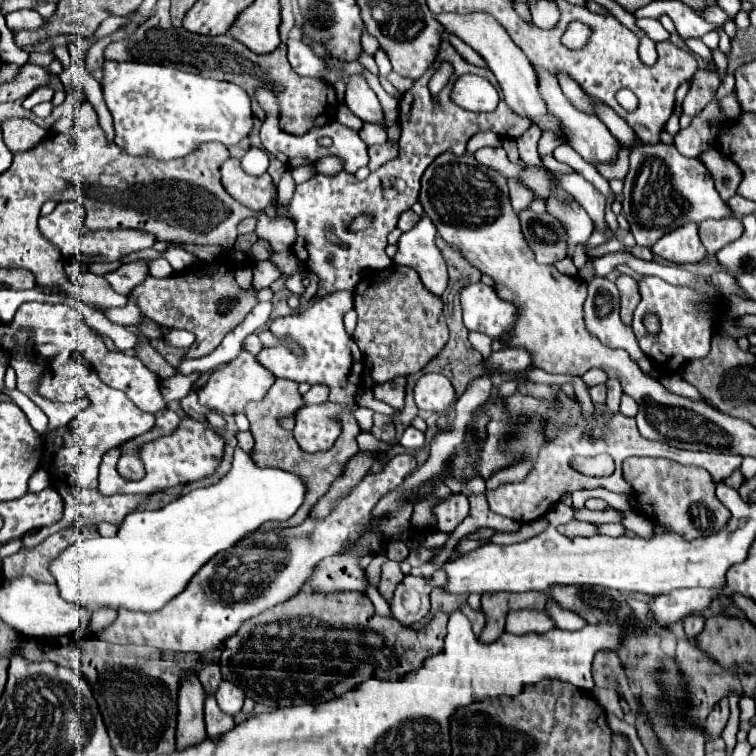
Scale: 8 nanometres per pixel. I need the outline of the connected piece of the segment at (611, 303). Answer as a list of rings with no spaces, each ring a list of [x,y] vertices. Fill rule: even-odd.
[[[597,277],[597,279],[589,281],[589,295],[587,295],[587,301],[585,301],[585,323],[587,323],[587,329],[593,335],[597,335],[603,345],[607,345],[607,347],[619,347],[619,349],[629,351],[629,355],[639,363],[639,367],[645,373],[653,375],[653,363],[639,349],[633,331],[629,327],[625,327],[621,323],[621,319],[619,319],[619,291],[617,291],[617,287],[615,287],[613,281],[609,281],[605,277]]]

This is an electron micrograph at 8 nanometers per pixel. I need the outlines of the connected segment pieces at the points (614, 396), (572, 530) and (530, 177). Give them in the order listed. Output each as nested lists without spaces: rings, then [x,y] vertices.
[[[615,379],[607,381],[607,413],[615,415],[619,411],[619,399],[621,399],[623,391],[621,385]]]
[[[569,521],[565,525],[557,527],[559,533],[567,535],[567,537],[589,537],[589,535],[597,535],[597,525],[593,523],[585,523],[585,521]]]
[[[529,167],[529,171],[523,171],[523,179],[525,179],[525,185],[531,187],[541,197],[547,197],[551,185],[555,183],[543,169],[537,169],[537,167]]]

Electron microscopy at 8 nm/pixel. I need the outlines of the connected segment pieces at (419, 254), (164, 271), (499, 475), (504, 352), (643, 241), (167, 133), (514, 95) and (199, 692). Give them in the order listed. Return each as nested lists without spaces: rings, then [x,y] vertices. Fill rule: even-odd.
[[[423,217],[411,231],[401,233],[399,249],[395,253],[395,263],[413,267],[425,287],[433,295],[441,295],[447,289],[447,263],[435,245],[437,229],[429,217]]]
[[[159,257],[149,263],[149,273],[153,277],[169,277],[173,273],[173,267],[165,261],[165,257]]]
[[[529,459],[517,463],[517,465],[513,465],[513,467],[509,467],[509,469],[501,469],[501,471],[497,471],[491,479],[487,479],[487,489],[493,491],[495,487],[505,485],[505,483],[517,483],[517,481],[525,479],[525,475],[529,475],[531,469],[533,469],[533,465],[531,465]]]
[[[503,347],[501,351],[493,353],[489,359],[491,367],[499,371],[521,371],[527,369],[531,361],[533,355],[529,355],[529,351],[525,351],[523,347]]]
[[[597,99],[593,101],[597,117],[607,125],[617,141],[629,149],[629,173],[623,189],[623,207],[637,245],[653,247],[657,239],[671,233],[673,229],[679,229],[685,221],[701,223],[705,219],[731,217],[729,205],[721,201],[715,181],[703,161],[681,155],[673,143],[641,143],[635,131],[617,113],[613,113],[611,107]]]
[[[105,61],[103,65],[103,95],[105,103],[113,115],[115,125],[115,143],[123,147],[129,155],[151,155],[155,159],[177,159],[191,153],[199,143],[219,141],[223,145],[235,145],[241,137],[251,131],[253,113],[249,95],[229,83],[207,79],[201,75],[185,73],[173,67],[147,65],[147,63],[117,63]]]
[[[441,13],[437,15],[437,21],[445,27],[447,33],[453,33],[457,37],[461,37],[467,45],[471,45],[489,65],[489,69],[495,73],[501,91],[505,95],[507,105],[517,111],[517,115],[527,115],[531,119],[533,125],[537,125],[541,131],[551,131],[555,133],[563,143],[565,141],[565,133],[561,131],[561,125],[557,123],[557,119],[553,119],[553,115],[547,113],[545,101],[541,99],[539,87],[537,87],[537,71],[531,65],[531,61],[527,59],[527,55],[511,41],[511,37],[505,33],[505,29],[487,13],[471,13],[471,15],[457,15],[457,13]]]
[[[197,675],[181,683],[179,689],[179,717],[177,717],[177,749],[183,751],[193,743],[207,739],[203,723],[203,701],[205,693]]]

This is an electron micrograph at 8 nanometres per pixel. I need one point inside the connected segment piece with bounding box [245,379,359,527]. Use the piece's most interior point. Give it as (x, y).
(274, 447)

